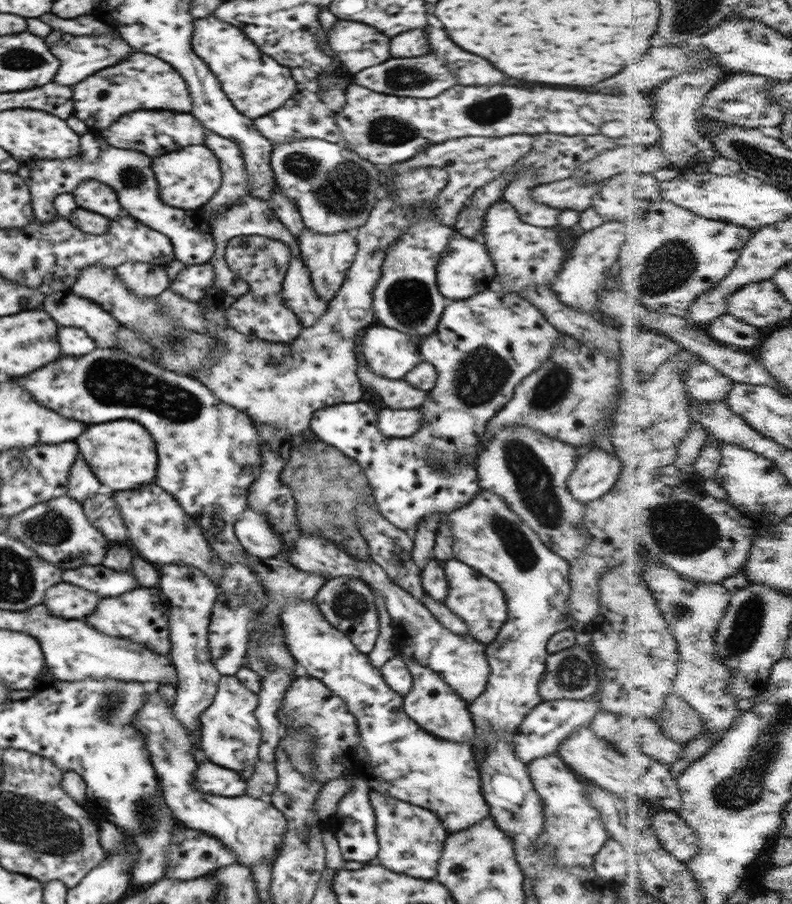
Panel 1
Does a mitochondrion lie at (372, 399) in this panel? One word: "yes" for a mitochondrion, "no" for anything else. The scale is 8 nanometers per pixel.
no

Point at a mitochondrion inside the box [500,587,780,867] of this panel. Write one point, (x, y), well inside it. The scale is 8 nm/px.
(573, 673)

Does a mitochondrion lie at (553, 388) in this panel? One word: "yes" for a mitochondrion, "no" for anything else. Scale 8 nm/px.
yes

